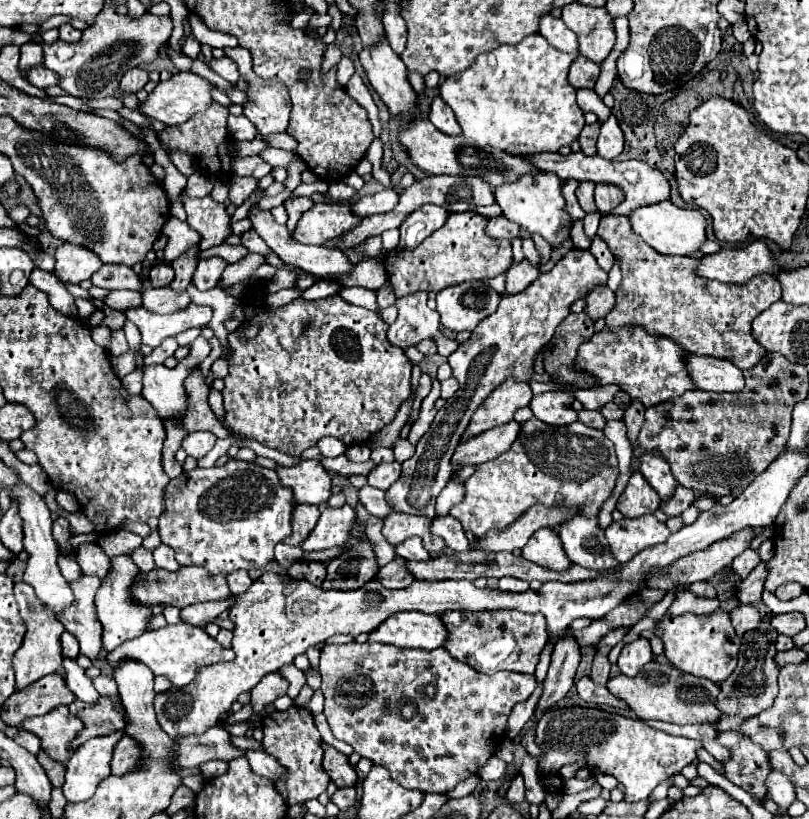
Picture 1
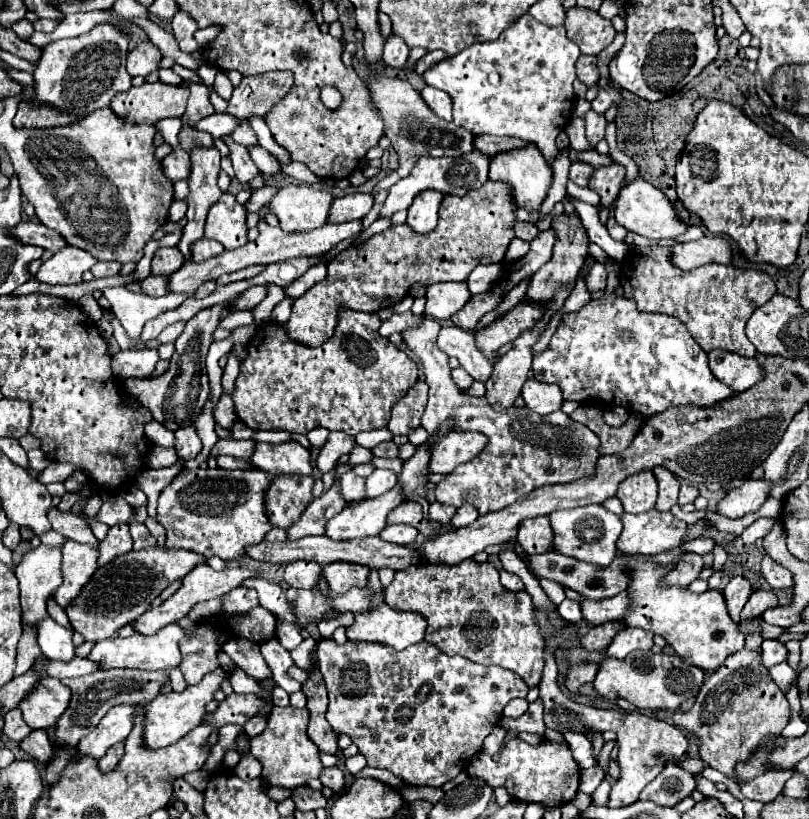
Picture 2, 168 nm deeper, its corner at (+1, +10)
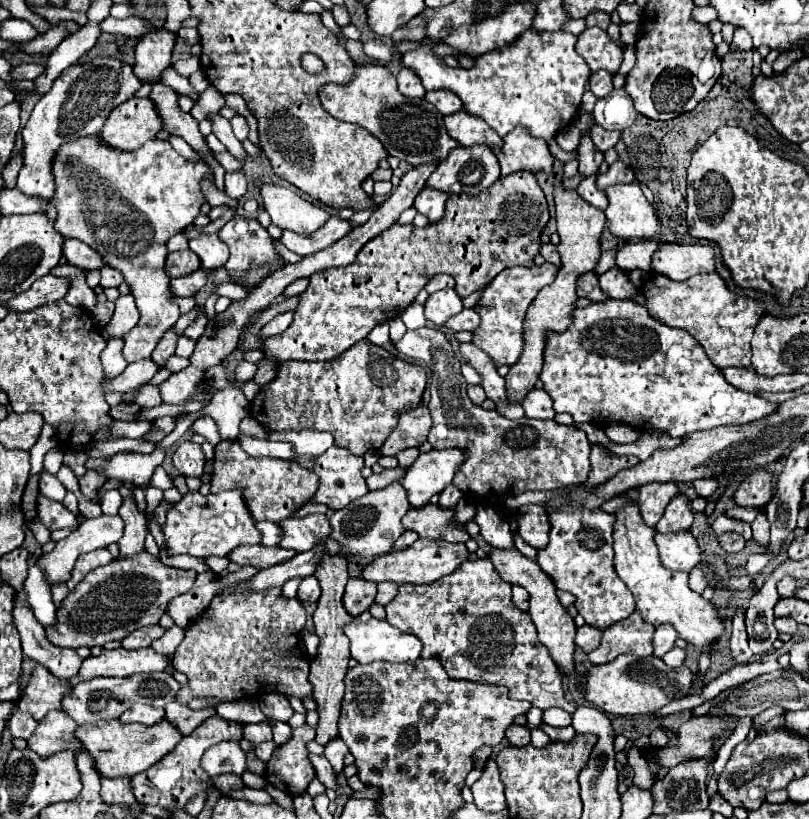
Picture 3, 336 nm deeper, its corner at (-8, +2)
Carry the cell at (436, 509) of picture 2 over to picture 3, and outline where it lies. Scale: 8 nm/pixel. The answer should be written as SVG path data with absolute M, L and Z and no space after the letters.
M451 483L443 489L443 493L439 497L439 505L441 505L441 509L455 509L457 503L461 501L461 497L463 497L463 493Z

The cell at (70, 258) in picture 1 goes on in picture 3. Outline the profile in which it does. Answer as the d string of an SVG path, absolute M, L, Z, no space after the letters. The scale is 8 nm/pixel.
M45 275L39 281L35 281L25 293L19 297L13 297L13 301L5 301L1 305L9 307L11 311L31 311L35 307L47 305L49 301L59 301L67 295L71 287L69 277L55 277L55 275Z

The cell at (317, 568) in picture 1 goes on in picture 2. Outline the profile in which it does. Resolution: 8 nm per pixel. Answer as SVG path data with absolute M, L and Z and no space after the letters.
M294 561L286 565L284 581L294 589L312 589L318 581L322 567L308 561Z

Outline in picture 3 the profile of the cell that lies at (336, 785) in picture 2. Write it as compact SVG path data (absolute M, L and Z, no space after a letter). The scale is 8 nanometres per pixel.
M309 755L315 771L317 771L317 779L325 785L325 789L331 789L331 791L337 791L337 775L331 767L331 763L327 761L327 757L323 755Z

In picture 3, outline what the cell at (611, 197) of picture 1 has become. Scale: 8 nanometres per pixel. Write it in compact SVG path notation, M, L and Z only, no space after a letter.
M615 161L605 173L597 175L597 189L601 189L605 193L607 187L611 185L619 185L619 183L633 183L635 175L631 171L631 167L627 167L621 161Z

